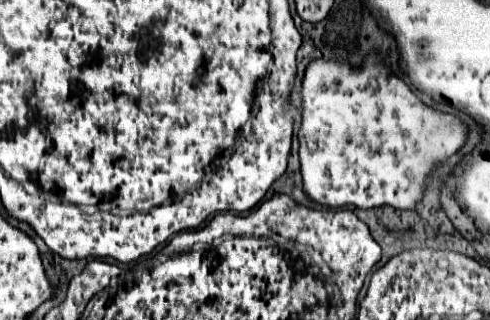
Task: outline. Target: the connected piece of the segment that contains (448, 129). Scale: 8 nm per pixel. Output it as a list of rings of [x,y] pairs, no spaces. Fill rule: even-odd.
[[[377,53],[367,55],[363,67],[353,67],[349,61],[313,59],[301,81],[301,107],[299,155],[303,191],[311,201],[325,207],[353,205],[373,209],[391,205],[395,209],[415,209],[423,201],[425,179],[443,165],[443,159],[455,153],[455,145],[459,151],[469,139],[469,127],[459,117],[427,107],[403,79],[383,65],[383,57]]]

